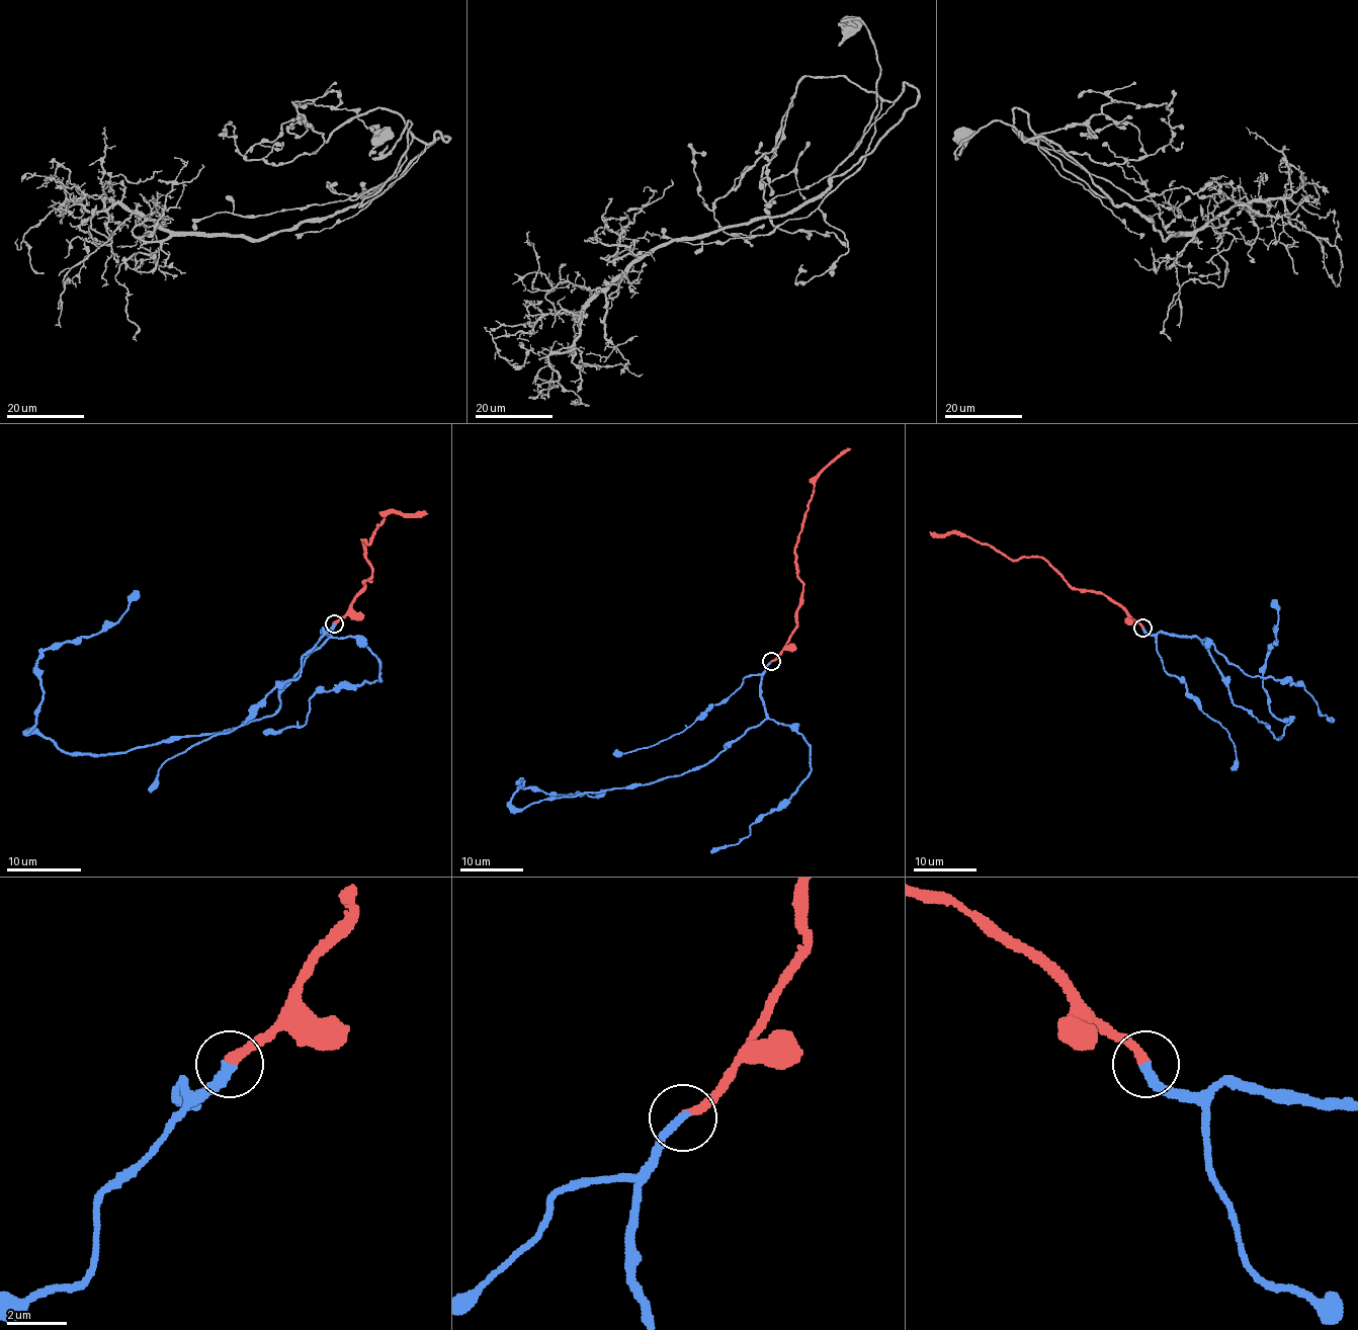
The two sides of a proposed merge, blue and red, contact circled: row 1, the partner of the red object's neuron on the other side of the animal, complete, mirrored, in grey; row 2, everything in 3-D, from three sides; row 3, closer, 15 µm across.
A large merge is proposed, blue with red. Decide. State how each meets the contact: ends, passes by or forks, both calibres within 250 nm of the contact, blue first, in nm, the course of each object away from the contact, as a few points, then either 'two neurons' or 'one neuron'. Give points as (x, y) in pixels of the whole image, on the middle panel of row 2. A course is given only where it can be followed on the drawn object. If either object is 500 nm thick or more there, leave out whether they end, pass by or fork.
blue ends; red ends; calibres 320 and 300 nm; course blue (771, 661), (760, 686), (765, 719), (701, 766), (522, 809), (511, 796), (524, 781), (558, 795), (605, 792); course red (771, 661), (787, 642), (795, 622), (803, 588), (795, 558), (796, 537), (810, 504), (815, 479), (851, 448); one neuron

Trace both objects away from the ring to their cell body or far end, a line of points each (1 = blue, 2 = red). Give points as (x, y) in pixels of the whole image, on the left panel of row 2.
1: (335, 625), (271, 716), (102, 755), (69, 753), (29, 733), (43, 693), (37, 660), (104, 632), (139, 590)
2: (335, 625), (353, 603), (372, 574), (362, 539), (368, 544), (385, 515), (397, 512), (428, 514)

